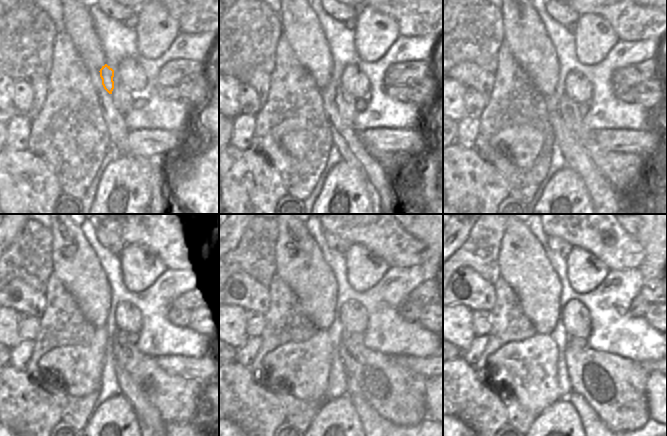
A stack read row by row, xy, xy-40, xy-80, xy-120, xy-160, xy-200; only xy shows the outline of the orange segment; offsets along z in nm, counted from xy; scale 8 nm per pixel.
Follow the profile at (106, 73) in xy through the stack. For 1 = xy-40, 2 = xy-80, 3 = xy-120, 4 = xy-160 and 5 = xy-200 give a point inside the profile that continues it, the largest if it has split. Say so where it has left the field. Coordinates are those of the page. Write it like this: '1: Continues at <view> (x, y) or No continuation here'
1: Continues at xy-40 (329, 92)
2: Continues at xy-80 (552, 102)
3: Continues at xy-120 (81, 366)
4: Continues at xy-160 (304, 366)
5: Continues at xy-200 (529, 367)

